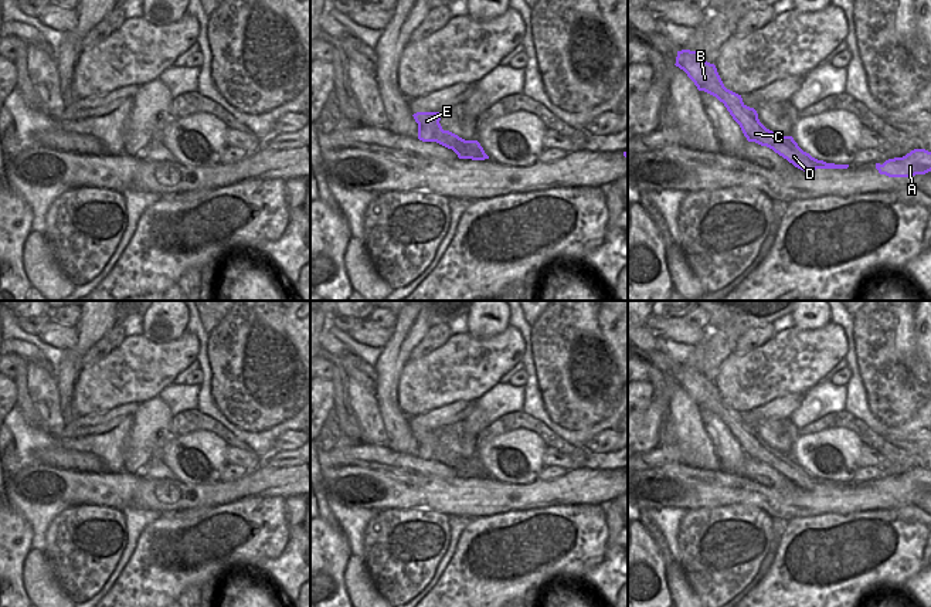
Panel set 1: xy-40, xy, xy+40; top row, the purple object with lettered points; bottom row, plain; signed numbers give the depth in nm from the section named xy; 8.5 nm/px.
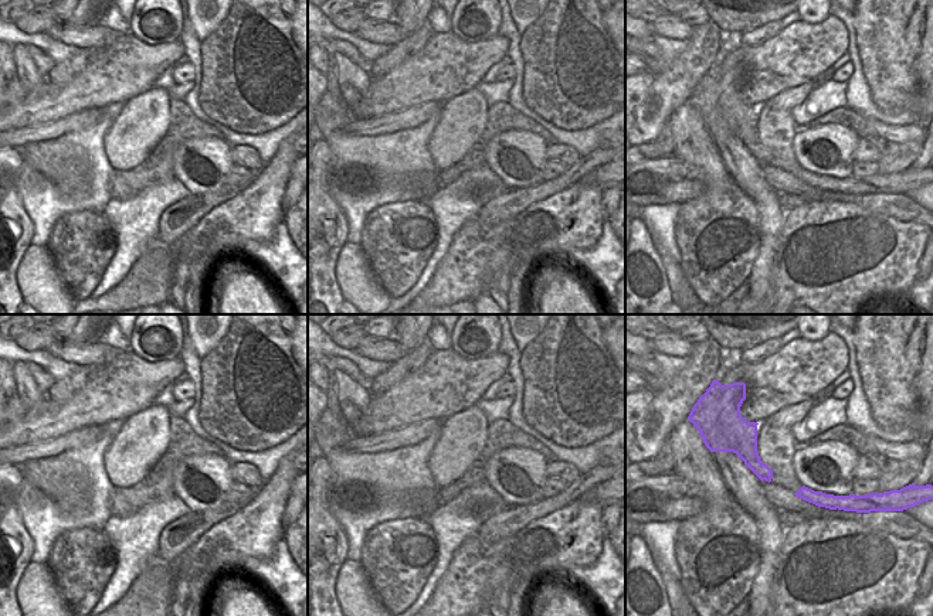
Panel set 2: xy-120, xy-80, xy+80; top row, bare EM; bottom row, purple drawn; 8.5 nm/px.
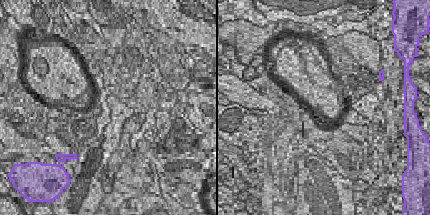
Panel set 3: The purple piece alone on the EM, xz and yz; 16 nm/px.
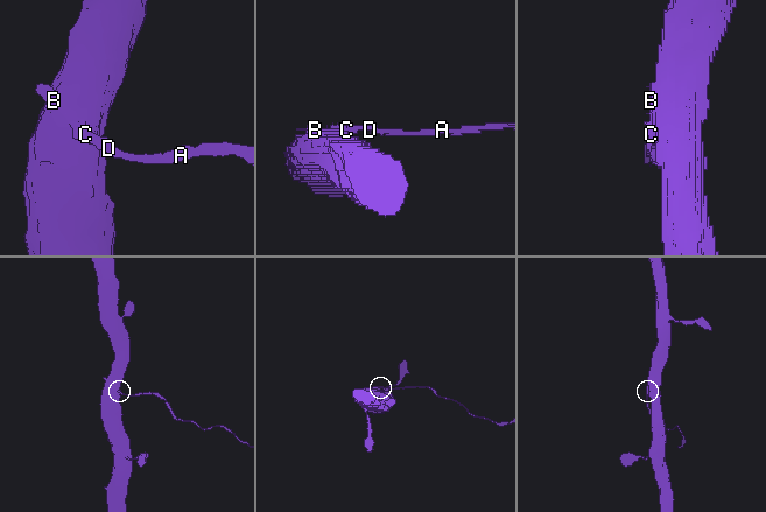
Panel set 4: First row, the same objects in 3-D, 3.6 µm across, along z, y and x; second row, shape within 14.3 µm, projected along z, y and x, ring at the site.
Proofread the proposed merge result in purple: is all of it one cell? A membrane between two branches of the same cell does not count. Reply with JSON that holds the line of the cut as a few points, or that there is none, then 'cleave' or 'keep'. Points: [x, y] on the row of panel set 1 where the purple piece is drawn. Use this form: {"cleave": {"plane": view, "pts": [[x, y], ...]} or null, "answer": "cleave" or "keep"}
{"cleave": {"plane": "xy+40", "pts": [[792, 139], [782, 141], [772, 149]]}, "answer": "cleave"}

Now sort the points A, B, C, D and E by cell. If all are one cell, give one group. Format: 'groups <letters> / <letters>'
groups A D / B C E

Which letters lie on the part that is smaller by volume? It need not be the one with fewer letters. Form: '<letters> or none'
A, D

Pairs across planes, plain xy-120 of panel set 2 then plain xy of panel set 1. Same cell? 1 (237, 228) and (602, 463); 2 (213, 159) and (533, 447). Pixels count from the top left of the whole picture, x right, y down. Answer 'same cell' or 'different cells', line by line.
1: different cells
2: same cell

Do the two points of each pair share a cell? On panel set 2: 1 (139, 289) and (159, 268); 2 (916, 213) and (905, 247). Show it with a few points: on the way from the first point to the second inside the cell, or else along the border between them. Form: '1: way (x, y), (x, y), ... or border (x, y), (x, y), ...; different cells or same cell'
1: way (145, 283), (153, 274); same cell
2: border (881, 213), (918, 224); different cells

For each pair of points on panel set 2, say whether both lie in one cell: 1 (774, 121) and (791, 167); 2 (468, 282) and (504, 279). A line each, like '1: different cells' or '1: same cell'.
1: same cell
2: different cells

